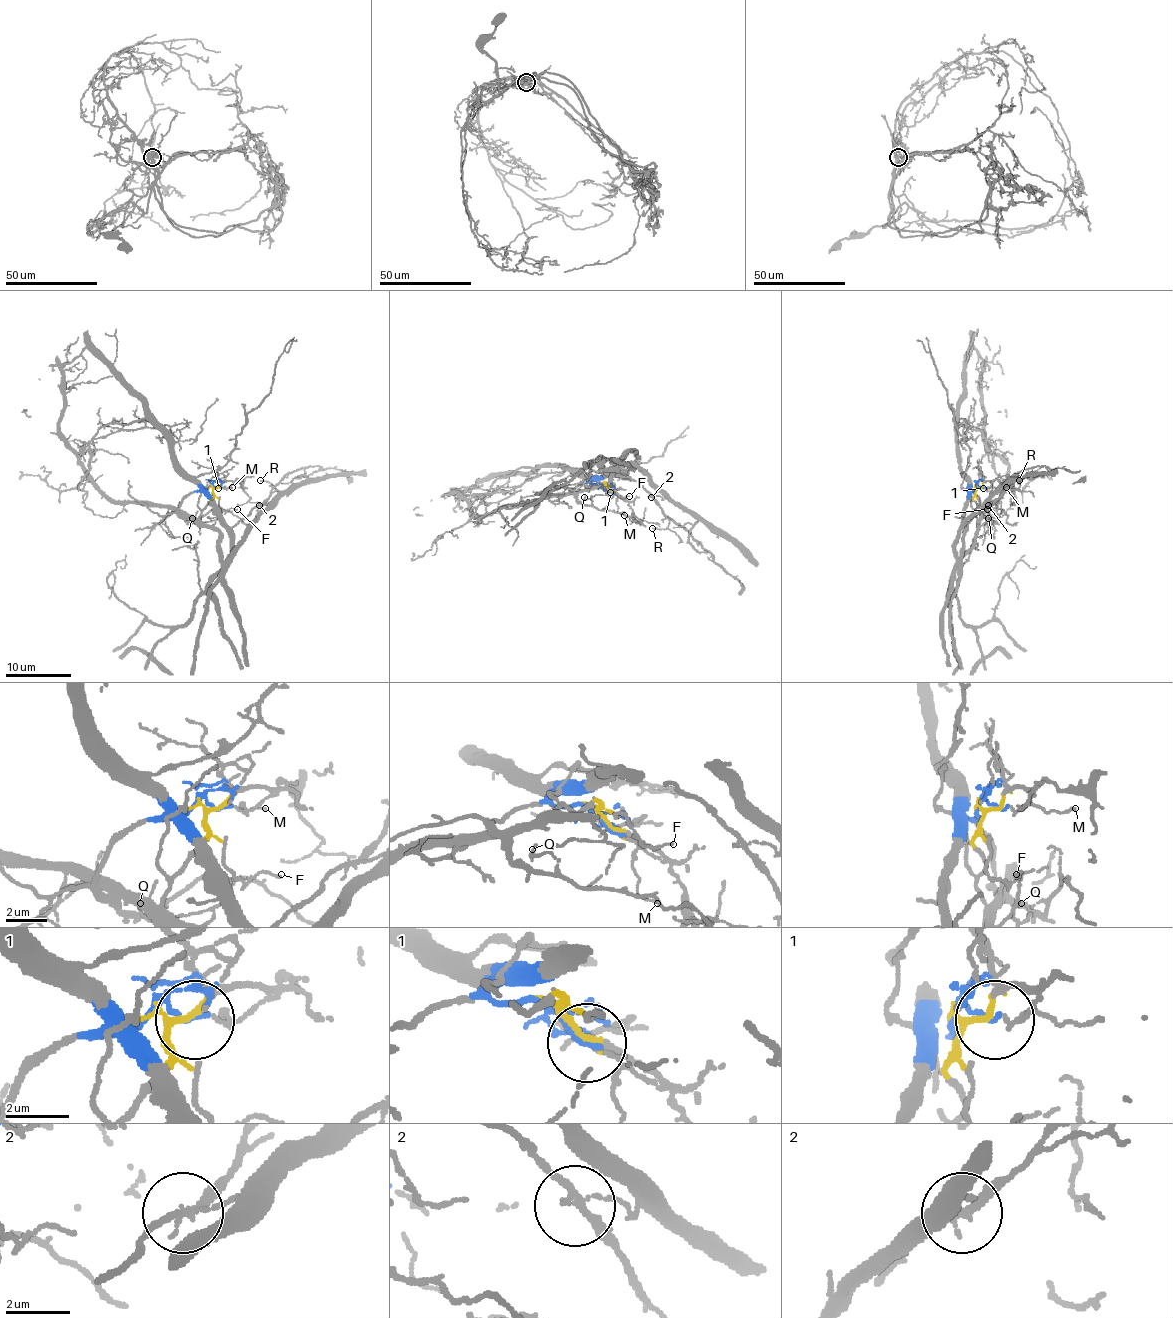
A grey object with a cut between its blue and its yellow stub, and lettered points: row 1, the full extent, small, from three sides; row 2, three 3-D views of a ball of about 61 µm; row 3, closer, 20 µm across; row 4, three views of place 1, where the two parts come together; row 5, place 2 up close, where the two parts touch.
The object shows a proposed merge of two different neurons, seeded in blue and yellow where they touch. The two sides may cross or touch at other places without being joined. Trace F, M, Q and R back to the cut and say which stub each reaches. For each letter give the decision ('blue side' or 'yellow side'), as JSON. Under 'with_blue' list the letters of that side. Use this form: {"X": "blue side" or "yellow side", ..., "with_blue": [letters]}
{"F": "yellow side", "M": "blue side", "Q": "yellow side", "R": "blue side", "with_blue": ["M", "R"]}

